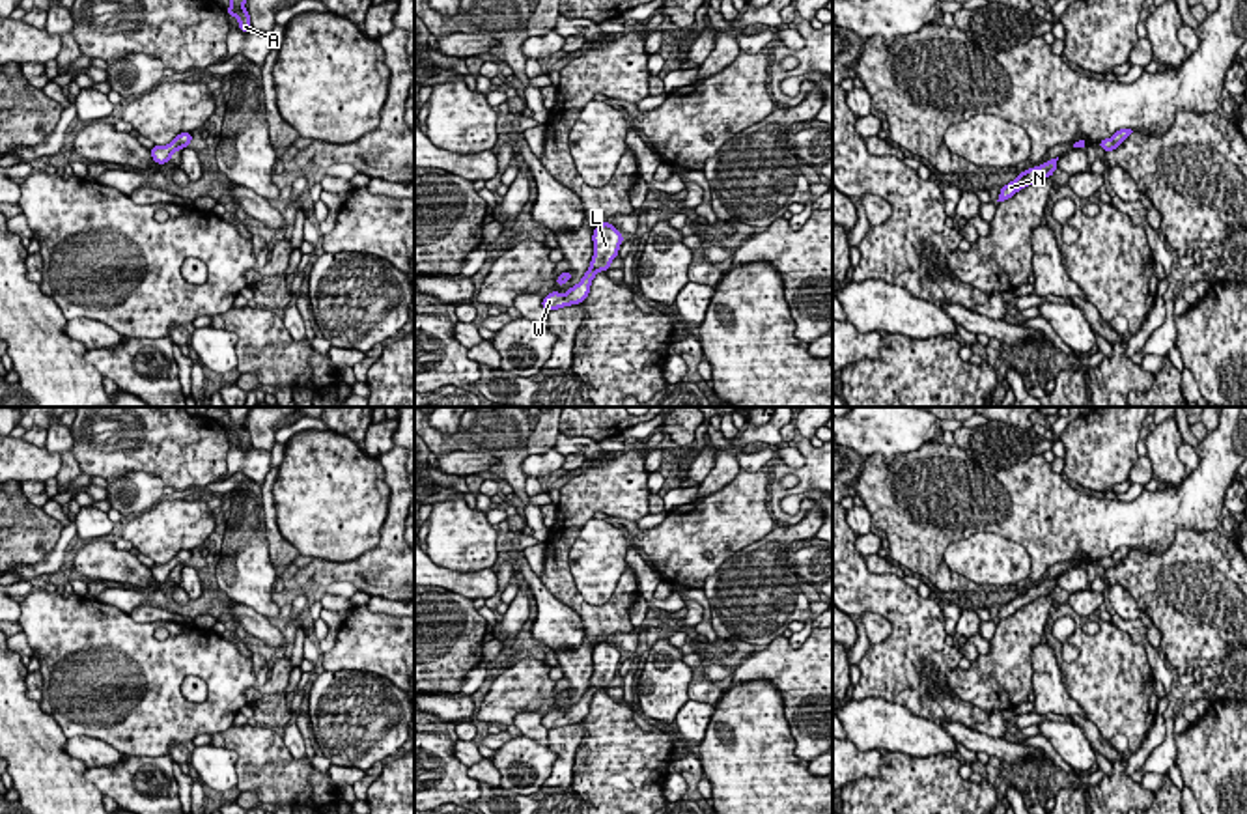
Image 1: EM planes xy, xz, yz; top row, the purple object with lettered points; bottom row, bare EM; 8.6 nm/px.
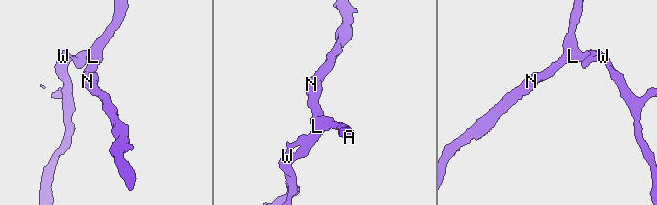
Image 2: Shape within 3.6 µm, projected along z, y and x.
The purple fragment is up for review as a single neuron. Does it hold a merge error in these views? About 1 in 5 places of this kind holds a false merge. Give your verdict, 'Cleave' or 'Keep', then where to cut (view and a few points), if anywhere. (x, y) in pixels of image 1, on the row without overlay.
Keep. No split

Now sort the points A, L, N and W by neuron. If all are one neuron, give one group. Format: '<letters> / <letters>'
A L N W

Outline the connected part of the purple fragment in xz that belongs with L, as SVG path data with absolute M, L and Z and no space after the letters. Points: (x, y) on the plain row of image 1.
M603 640L594 648L594 676L590 680L590 687L584 691L582 698L569 706L566 713L558 709L551 709L543 715L541 724L551 730L571 723L581 723L588 711L594 695L599 689L609 689L609 683L618 674L620 663L624 659L622 650L618 650L610 640Z

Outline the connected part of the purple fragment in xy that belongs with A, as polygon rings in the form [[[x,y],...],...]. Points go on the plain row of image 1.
[[[228,407],[228,414],[231,424],[228,426],[228,433],[233,433],[239,439],[241,450],[248,450],[252,446],[250,433],[245,428],[246,414],[252,407]]]

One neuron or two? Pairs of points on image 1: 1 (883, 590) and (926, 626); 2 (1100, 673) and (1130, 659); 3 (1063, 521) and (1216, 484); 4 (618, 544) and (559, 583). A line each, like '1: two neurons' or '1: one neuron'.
1: one neuron
2: one neuron
3: one neuron
4: two neurons

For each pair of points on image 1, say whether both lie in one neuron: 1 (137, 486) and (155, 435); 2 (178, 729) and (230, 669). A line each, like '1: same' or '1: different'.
1: different
2: same

